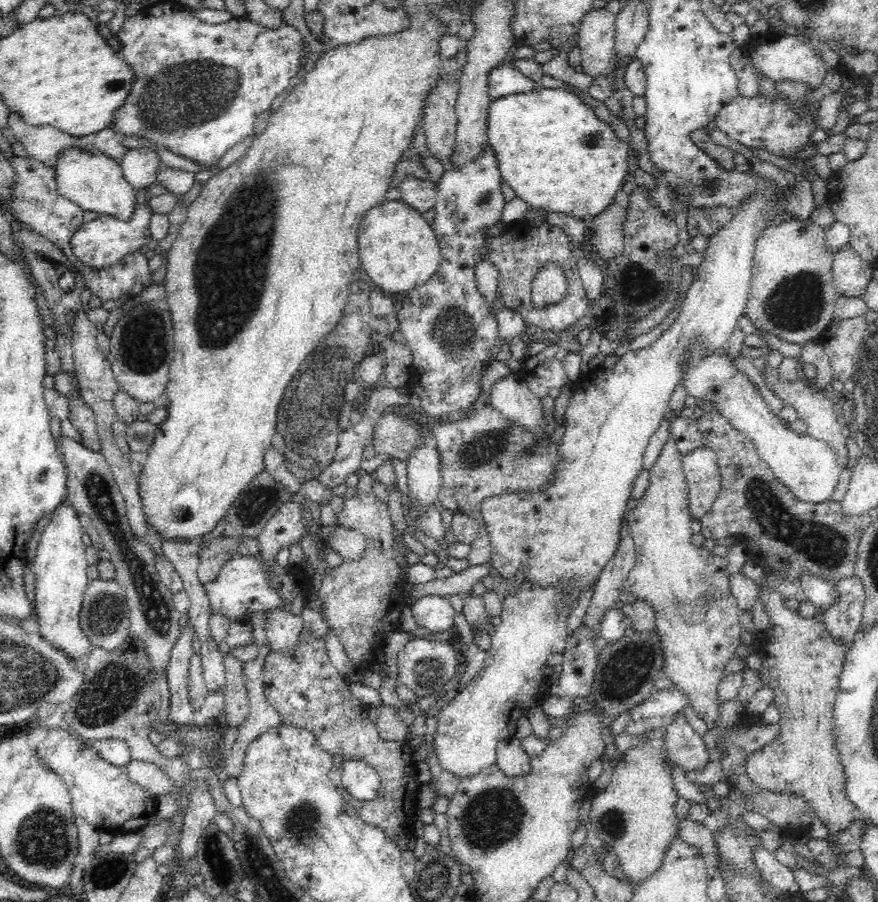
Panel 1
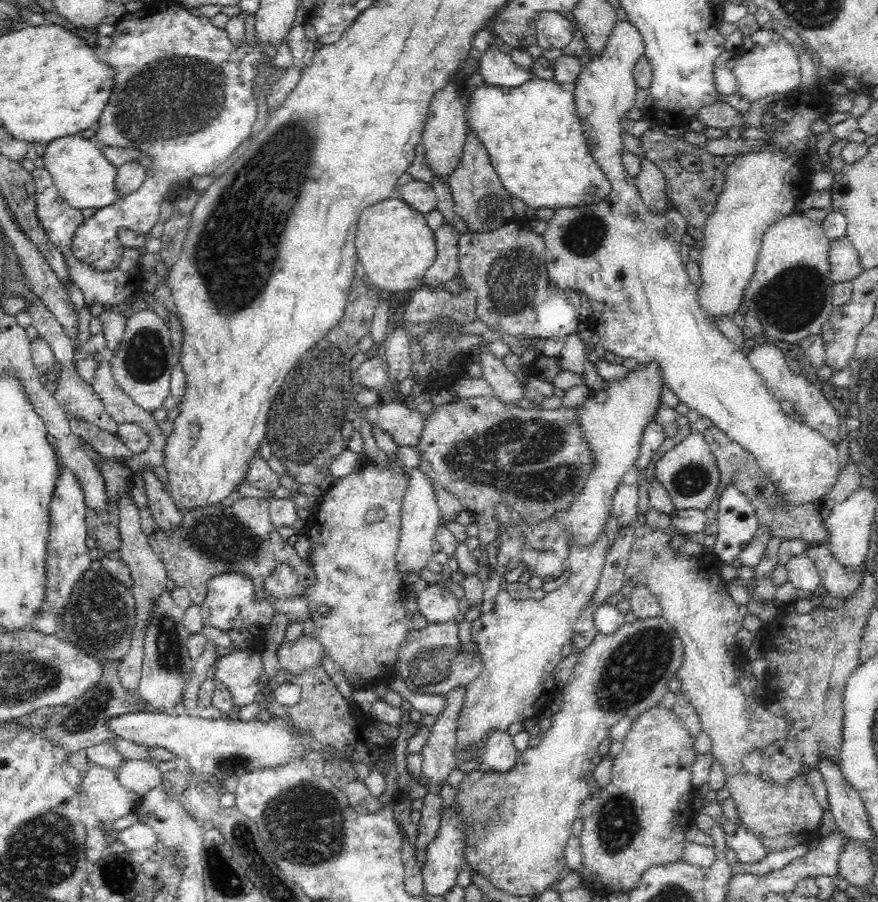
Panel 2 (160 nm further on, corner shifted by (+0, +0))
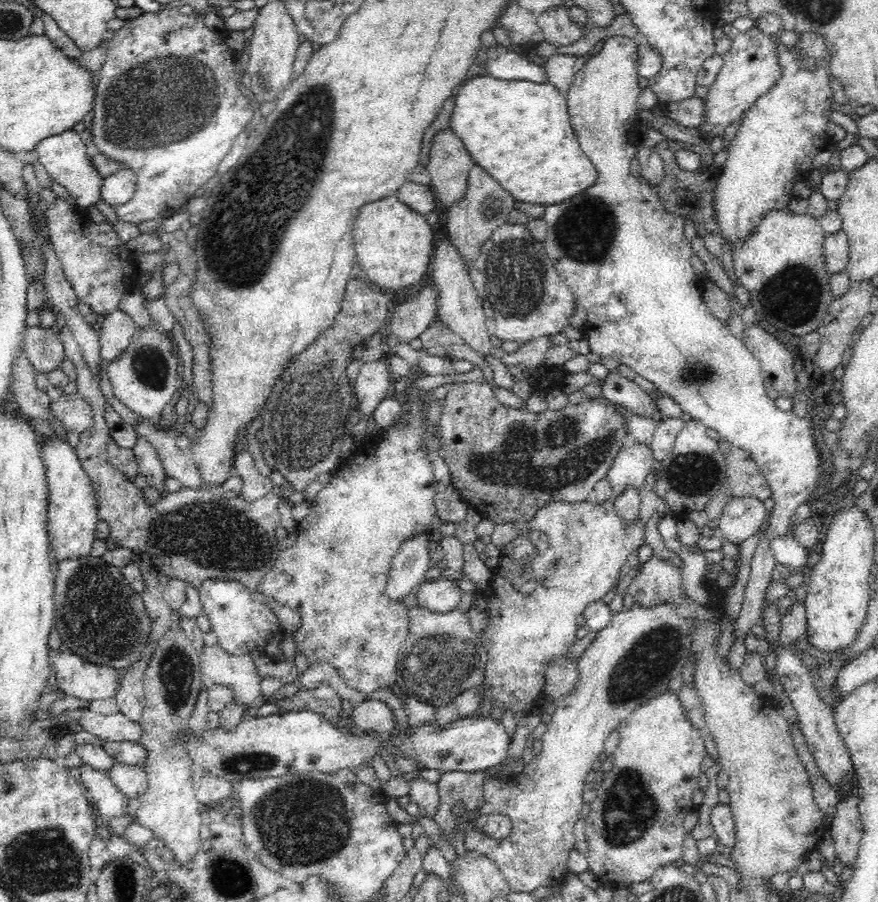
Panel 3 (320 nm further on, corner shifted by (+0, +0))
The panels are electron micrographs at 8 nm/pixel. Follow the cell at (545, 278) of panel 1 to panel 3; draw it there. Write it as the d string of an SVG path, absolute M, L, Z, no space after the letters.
M612 36L612 38L607 38L602 50L600 50L598 54L591 56L590 60L586 62L586 65L576 74L570 89L566 92L567 109L571 118L572 128L575 130L579 146L597 170L598 181L596 181L591 188L588 188L586 194L576 194L576 198L570 198L570 200L559 202L558 204L545 208L542 219L544 219L544 222L547 224L548 234L545 236L543 245L548 253L548 257L550 257L550 261L552 261L554 268L560 275L561 281L569 286L572 295L576 298L576 303L582 304L587 312L585 331L589 339L591 352L598 354L602 359L615 358L620 364L630 366L630 368L642 376L642 378L646 378L646 380L652 382L662 396L674 399L676 404L681 406L686 414L690 414L693 419L700 421L706 428L717 430L721 438L724 438L726 441L731 442L738 448L750 452L752 458L760 467L761 473L766 477L769 488L773 492L772 499L775 501L775 504L772 508L770 526L768 526L767 532L762 536L754 552L754 557L751 561L750 581L746 584L746 590L744 592L743 607L736 619L736 626L734 626L734 641L744 641L748 634L753 634L752 627L758 622L758 619L761 618L766 588L768 588L768 584L773 581L773 570L778 567L772 550L770 550L770 540L772 540L772 538L780 538L784 536L784 534L787 534L791 523L791 517L795 514L798 504L802 504L802 502L806 502L806 500L810 501L812 492L822 484L826 466L820 462L820 452L818 452L818 448L816 448L816 444L814 444L814 436L812 436L812 425L814 425L814 423L810 424L810 419L806 420L806 416L800 418L792 410L784 412L775 405L775 399L767 394L766 387L764 386L760 360L754 356L754 353L750 351L742 339L736 338L736 336L730 333L730 330L726 327L726 323L722 323L722 321L712 315L712 312L708 309L708 305L704 302L703 280L696 277L696 272L694 272L690 265L693 250L691 249L690 240L684 235L684 217L667 211L658 198L658 191L650 186L650 184L643 183L642 179L636 178L630 174L630 163L632 162L632 158L635 158L637 152L637 139L639 137L638 132L640 127L640 122L637 118L637 101L641 92L640 84L638 84L639 75L637 74L639 45L640 41L638 39L634 40L632 38L626 38L626 36Z

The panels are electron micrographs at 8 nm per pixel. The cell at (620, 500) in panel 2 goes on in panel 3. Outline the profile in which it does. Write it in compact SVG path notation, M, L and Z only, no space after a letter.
M630 440L613 460L607 479L620 496L630 488L641 490L646 476L655 471L655 467L651 446Z

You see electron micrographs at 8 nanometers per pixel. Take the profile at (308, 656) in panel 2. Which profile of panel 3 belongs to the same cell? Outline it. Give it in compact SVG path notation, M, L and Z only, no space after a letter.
M316 662L316 664L308 664L309 667L301 674L298 675L297 680L300 681L302 687L311 689L315 687L316 683L327 682L342 700L348 700L353 705L366 702L370 699L370 695L366 693L357 692L356 689L348 688L345 680L340 676L340 673L327 662Z

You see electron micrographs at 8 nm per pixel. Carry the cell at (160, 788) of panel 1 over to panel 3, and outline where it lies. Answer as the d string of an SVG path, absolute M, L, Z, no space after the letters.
M115 762L108 771L108 777L114 786L129 799L138 798L148 788L148 777L141 765L128 766Z

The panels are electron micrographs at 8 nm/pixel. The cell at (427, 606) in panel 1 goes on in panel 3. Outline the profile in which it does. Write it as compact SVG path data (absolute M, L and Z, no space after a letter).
M434 573L416 590L417 605L432 612L450 613L458 606L462 592L451 574L442 573L442 578L435 578Z

